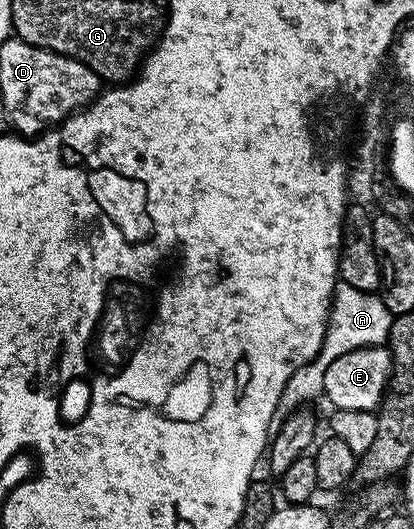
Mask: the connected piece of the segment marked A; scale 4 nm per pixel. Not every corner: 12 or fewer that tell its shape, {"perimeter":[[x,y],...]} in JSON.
{"perimeter":[[336,283],[325,338],[275,407],[282,422],[323,391],[341,354],[391,335],[382,295]]}

